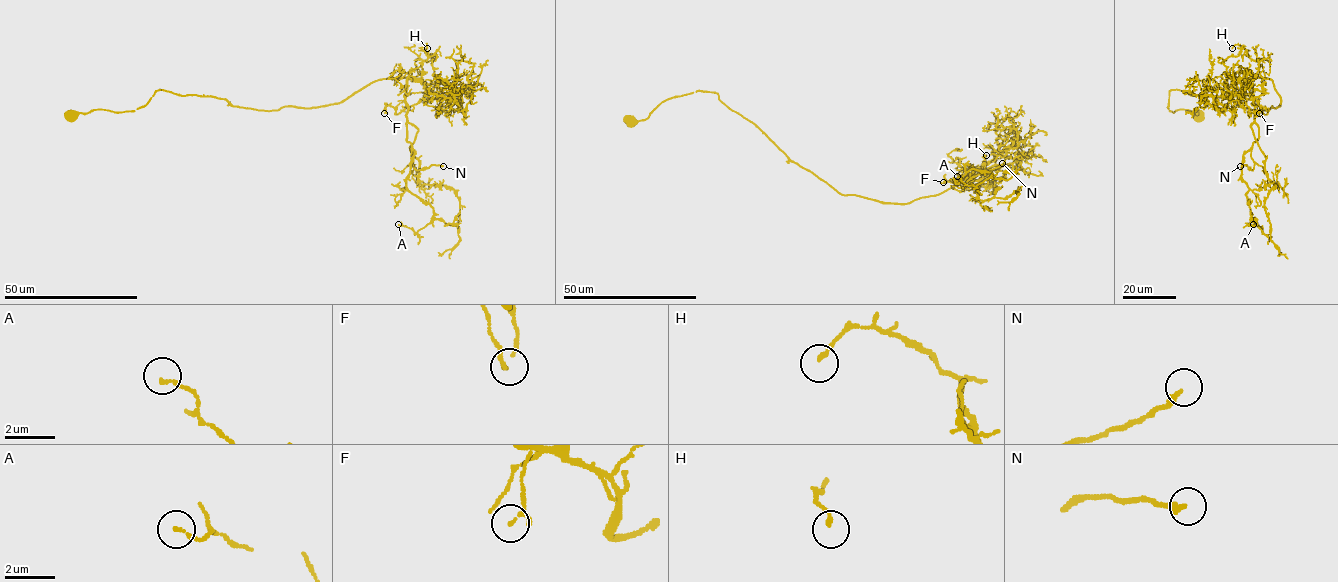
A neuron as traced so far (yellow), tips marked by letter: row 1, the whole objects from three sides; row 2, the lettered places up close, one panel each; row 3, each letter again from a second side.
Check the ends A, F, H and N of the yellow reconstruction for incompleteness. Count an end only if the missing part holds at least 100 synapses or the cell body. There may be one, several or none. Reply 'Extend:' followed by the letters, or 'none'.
Extend: none

